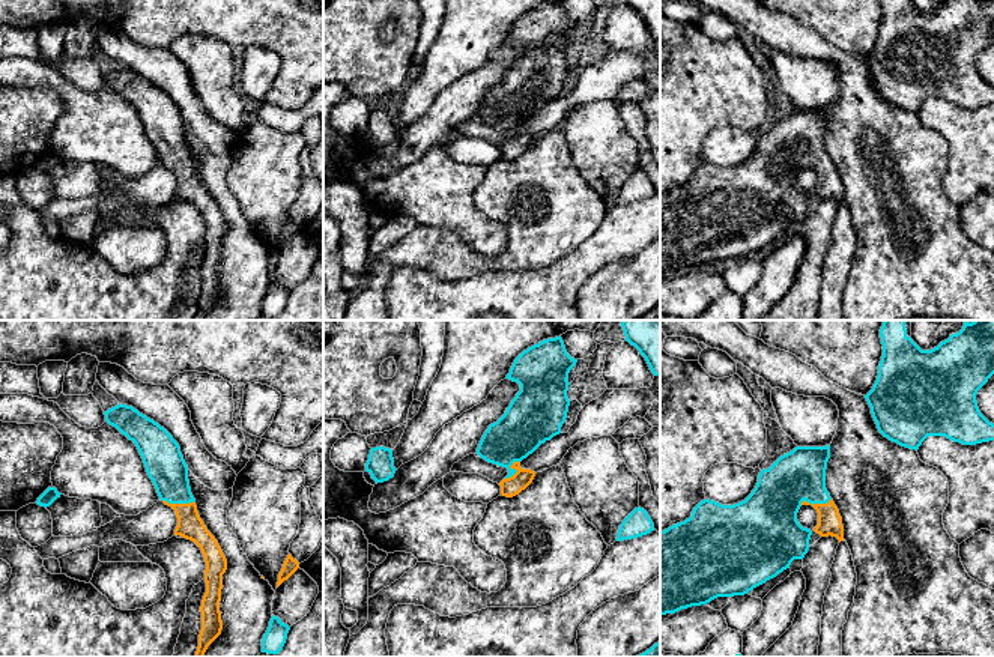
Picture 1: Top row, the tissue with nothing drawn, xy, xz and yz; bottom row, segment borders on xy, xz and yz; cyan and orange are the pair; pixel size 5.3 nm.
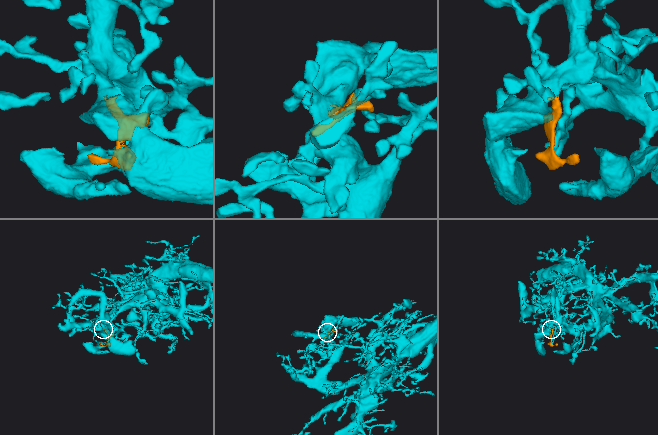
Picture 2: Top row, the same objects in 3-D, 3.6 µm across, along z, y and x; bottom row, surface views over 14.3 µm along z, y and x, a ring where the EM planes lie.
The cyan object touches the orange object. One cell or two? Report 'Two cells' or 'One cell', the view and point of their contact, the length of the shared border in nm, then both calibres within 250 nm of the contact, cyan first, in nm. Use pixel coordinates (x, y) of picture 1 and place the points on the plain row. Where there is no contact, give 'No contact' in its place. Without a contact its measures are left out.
One cell. Touches cyan at xy (179, 166). Shared border 180 nm. Thickness 220 nm (cyan) against 140 nm

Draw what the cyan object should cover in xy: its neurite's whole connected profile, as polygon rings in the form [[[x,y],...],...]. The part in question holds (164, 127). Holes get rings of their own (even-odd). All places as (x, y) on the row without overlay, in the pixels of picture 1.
[[[119,66],[104,78],[110,89],[135,107],[159,162],[174,173],[177,180],[174,198],[194,204],[205,220],[206,256],[200,269],[202,293],[194,319],[205,320],[208,310],[223,293],[220,265],[227,223],[198,179],[180,110],[164,90],[132,69]]]

